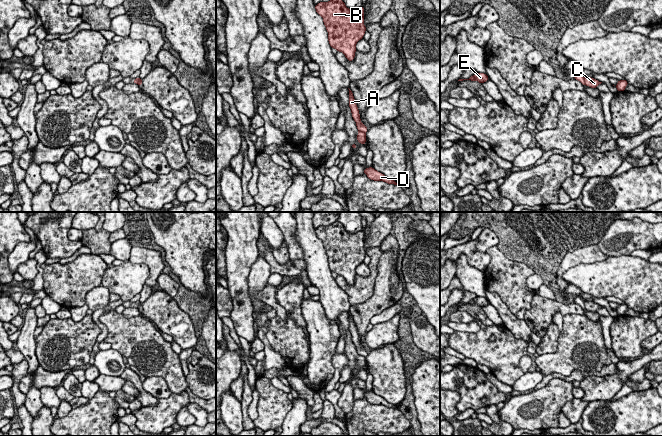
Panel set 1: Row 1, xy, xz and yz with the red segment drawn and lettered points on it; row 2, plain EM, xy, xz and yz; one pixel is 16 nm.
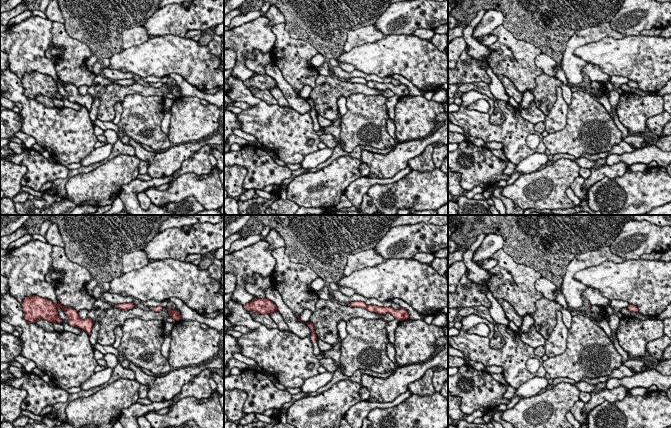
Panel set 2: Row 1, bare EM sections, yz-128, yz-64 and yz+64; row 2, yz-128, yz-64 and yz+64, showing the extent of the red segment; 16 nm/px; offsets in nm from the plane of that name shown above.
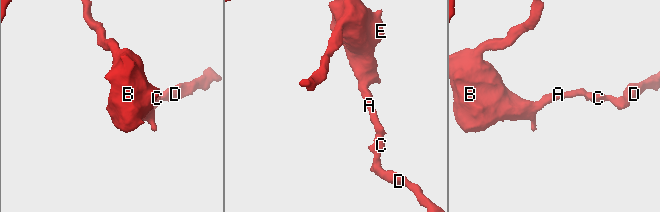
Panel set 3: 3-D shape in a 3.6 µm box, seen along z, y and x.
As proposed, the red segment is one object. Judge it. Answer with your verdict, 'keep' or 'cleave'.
cleave

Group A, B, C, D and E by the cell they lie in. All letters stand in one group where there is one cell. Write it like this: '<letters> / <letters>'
A B E / C D

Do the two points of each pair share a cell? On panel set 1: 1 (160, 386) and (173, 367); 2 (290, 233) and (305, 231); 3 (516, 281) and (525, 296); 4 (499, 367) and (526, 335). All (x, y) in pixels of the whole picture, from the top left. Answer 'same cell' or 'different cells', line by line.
1: different cells
2: different cells
3: same cell
4: different cells

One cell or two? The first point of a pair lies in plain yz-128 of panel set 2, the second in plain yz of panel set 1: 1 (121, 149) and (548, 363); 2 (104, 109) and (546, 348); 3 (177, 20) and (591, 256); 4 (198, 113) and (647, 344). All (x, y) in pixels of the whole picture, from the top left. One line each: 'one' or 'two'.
1: two
2: two
3: two
4: two

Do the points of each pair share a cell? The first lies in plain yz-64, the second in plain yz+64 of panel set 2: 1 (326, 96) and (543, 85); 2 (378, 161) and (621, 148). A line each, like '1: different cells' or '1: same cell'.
1: same cell
2: different cells

